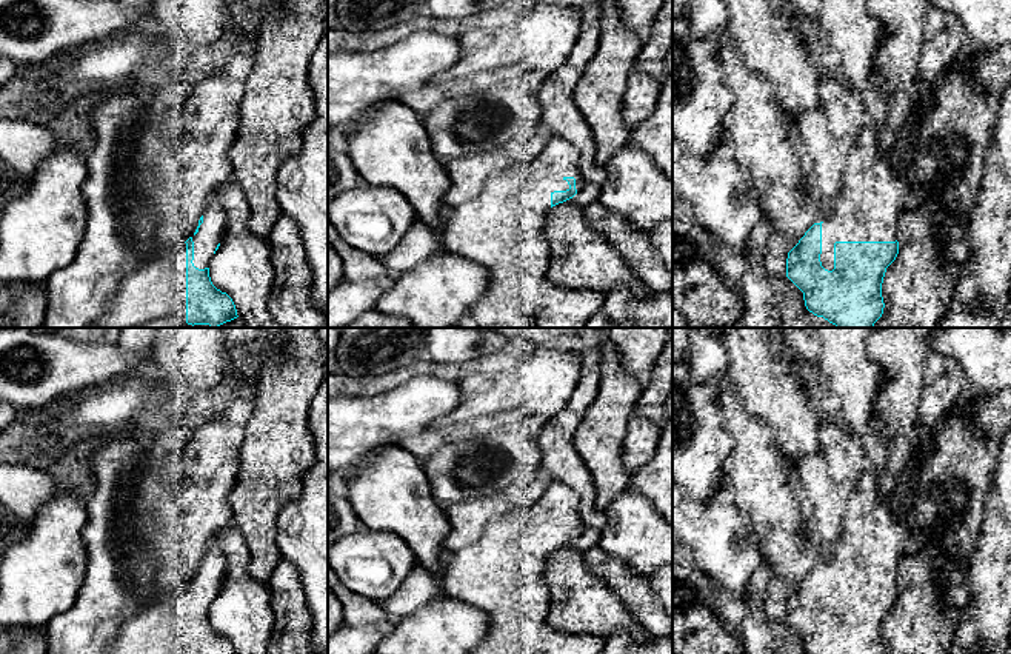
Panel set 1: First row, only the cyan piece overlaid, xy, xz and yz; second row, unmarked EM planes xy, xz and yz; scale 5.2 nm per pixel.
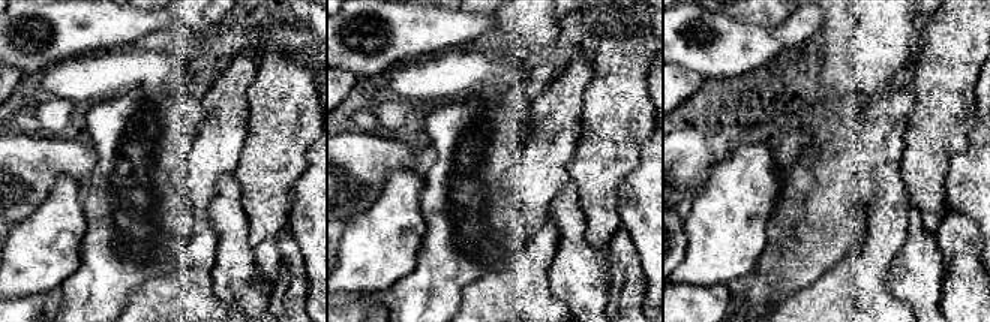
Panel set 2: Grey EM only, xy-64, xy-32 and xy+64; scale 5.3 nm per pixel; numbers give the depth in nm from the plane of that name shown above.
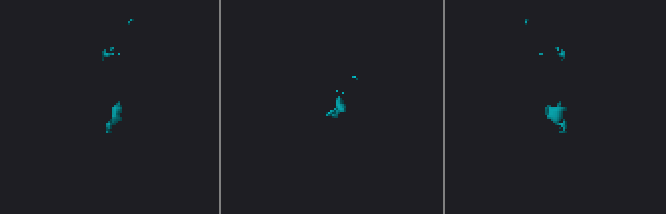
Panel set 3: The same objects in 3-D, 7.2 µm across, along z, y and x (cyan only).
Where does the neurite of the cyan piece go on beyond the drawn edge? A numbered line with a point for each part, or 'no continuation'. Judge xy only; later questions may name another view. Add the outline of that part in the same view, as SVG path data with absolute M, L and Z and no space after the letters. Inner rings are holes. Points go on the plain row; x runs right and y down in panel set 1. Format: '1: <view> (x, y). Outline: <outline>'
1: xy (160, 630). Outline: M186 588L123 622L106 654L186 654Z

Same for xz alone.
1: xz (503, 573). Outline: M552 480L534 505L494 519L474 545L446 554L440 582L446 596L469 603L489 617L485 639L469 654L537 652L539 634L549 609L545 562L551 554L551 539L569 534L566 522L576 523L577 536L586 529L579 512L579 494Z

